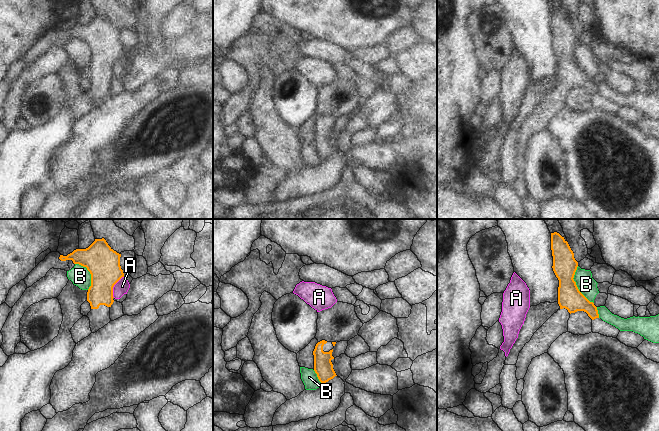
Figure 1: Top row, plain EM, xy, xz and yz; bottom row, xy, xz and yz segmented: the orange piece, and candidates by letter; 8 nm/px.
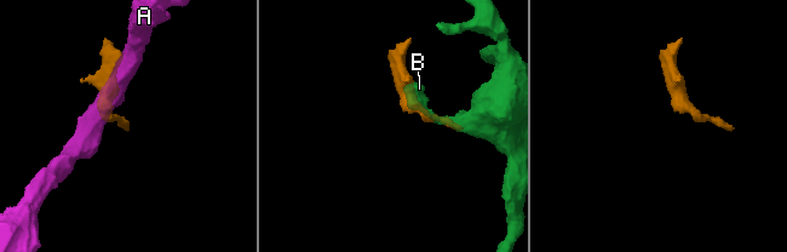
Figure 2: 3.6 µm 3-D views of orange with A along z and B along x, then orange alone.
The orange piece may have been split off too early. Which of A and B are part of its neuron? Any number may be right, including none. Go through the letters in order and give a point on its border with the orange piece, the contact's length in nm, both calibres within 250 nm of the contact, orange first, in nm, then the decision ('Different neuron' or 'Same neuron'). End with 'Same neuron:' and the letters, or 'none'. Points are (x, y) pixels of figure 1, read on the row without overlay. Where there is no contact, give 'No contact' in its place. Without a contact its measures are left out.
A: Touches orange at xy (113, 62). Shared border 190 nm. Thickness 260 nm (orange) against 110 nm. Different neuron
B: Touches orange at yz (576, 61). Shared border 340 nm. Thickness 190 nm (orange) against 150 nm. Different neuron
Same neuron: none.

